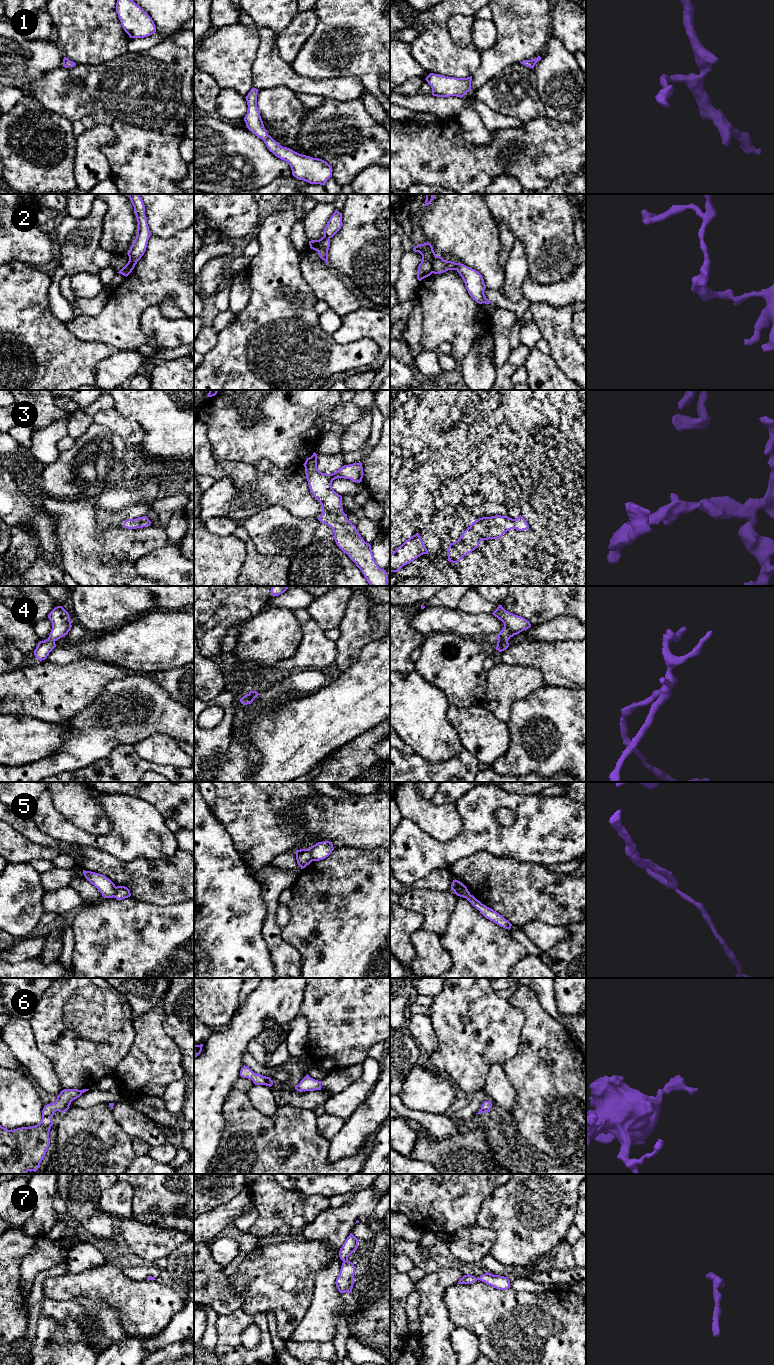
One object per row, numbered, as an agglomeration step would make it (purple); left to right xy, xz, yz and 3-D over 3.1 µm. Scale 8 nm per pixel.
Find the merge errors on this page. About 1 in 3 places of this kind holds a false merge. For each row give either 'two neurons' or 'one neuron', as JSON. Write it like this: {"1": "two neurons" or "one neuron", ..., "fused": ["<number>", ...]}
{"1": "one neuron", "2": "two neurons", "3": "one neuron", "4": "one neuron", "5": "two neurons", "6": "one neuron", "7": "one neuron", "fused": ["2", "5"]}

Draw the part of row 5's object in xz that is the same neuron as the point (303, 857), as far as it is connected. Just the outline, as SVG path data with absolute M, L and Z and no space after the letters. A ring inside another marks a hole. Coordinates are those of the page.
M309 849L296 850L296 860L301 869L305 868L312 862Z

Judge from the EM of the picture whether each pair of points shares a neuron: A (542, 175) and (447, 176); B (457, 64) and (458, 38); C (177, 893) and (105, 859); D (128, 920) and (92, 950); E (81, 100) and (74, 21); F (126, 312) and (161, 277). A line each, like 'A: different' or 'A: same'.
A: same
B: different
C: same
D: same
E: different
F: same

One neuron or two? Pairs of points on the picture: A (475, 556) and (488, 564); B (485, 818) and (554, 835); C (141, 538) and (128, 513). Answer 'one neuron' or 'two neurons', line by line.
A: two neurons
B: one neuron
C: two neurons

